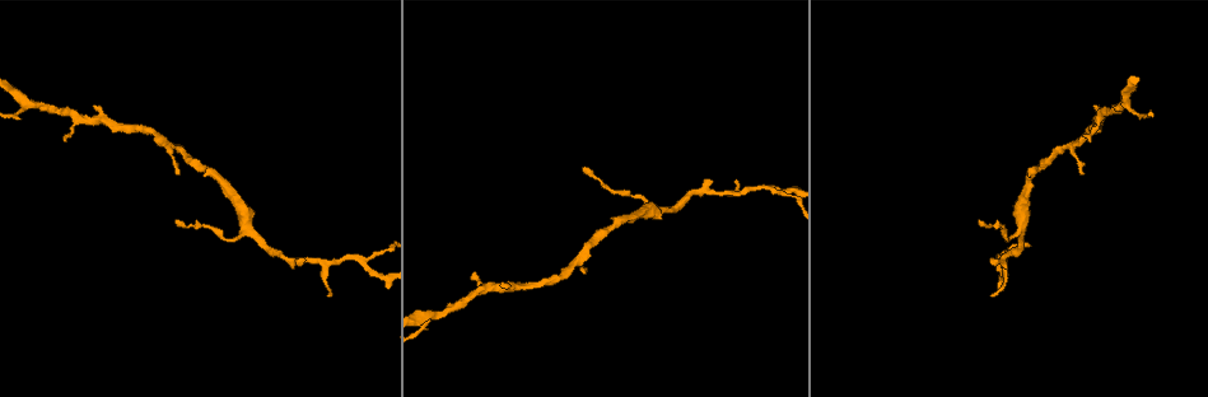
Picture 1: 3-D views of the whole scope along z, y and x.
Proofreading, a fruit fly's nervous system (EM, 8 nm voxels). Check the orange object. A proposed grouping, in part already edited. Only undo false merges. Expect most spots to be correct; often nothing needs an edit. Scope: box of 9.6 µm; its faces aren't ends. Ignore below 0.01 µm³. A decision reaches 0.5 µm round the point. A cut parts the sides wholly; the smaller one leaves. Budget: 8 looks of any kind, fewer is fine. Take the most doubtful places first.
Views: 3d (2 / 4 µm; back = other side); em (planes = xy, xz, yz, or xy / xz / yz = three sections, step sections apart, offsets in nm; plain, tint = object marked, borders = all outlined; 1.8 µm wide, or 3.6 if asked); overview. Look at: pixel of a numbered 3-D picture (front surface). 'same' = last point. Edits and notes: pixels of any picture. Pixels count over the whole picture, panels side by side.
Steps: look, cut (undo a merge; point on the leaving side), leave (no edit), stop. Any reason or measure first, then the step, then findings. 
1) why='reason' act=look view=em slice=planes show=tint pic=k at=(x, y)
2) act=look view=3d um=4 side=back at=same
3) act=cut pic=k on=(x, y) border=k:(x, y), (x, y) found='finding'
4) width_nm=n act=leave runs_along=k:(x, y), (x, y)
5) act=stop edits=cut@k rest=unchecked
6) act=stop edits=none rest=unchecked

why='a fork' act=look view=em um=3.6 slice=xz step=8 show=tint pic=1 at=(1125, 101)

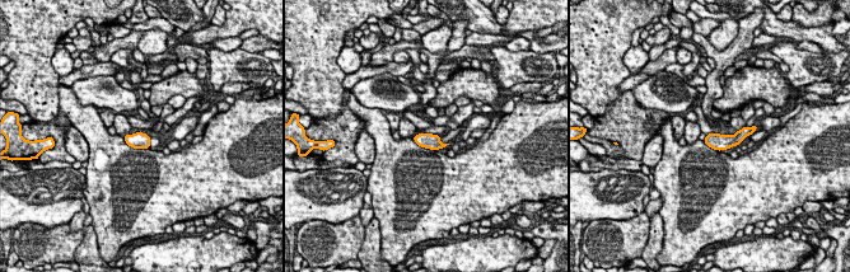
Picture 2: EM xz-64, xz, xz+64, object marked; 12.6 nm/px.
act=leave found='continuous, no second cell'

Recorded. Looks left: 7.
why='three arms meet' act=look view=3d um=4 pic=1 at=(763, 189)

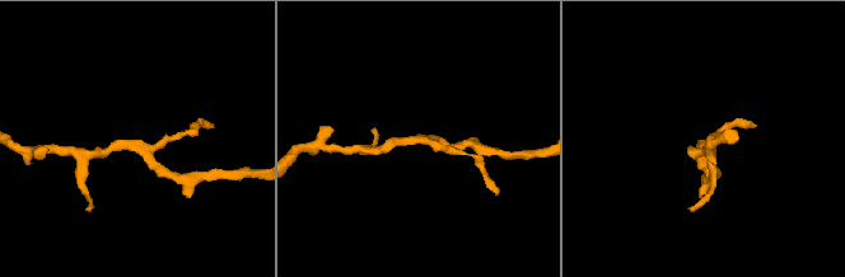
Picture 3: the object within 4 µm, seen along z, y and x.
arms=3 why='need the tissue' act=look view=em slice=yz step=8 show=tint pic=3 at=(701, 144)

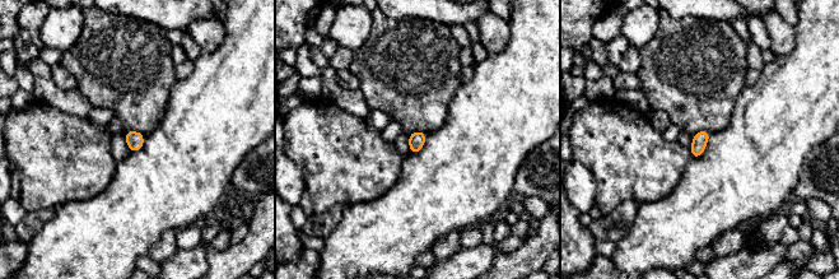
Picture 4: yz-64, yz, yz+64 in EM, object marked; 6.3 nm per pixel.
act=look view=em slice=planes show=borders at=same

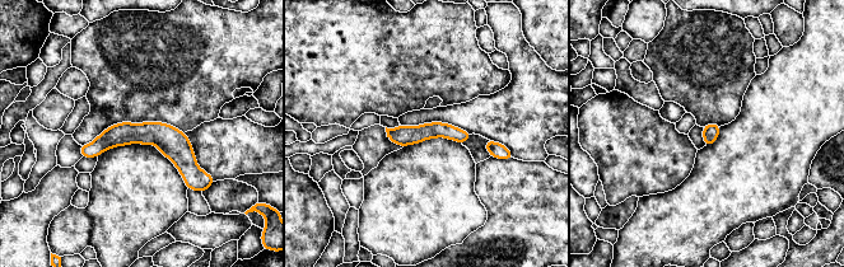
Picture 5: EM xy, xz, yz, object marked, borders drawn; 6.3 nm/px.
act=leave runs_along=5:(83, 148), (158, 135), (200, 181) found='one cell here'

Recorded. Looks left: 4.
why='three arms meet' act=look view=3d um=2 pic=1 at=(248, 224)

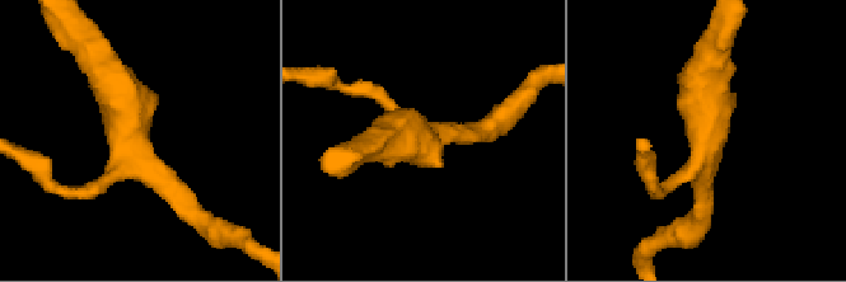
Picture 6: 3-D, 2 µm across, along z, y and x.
why='now the EM' act=look view=em slice=planes show=borders pic=6 at=(128, 144)

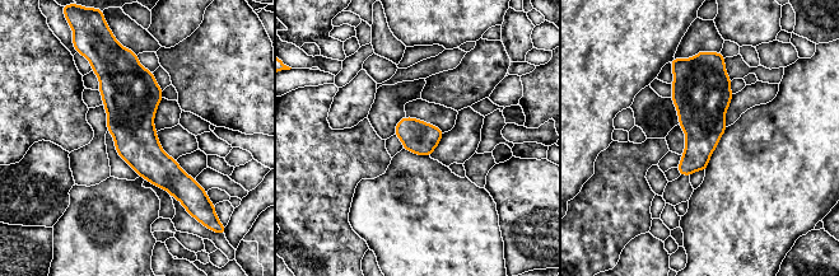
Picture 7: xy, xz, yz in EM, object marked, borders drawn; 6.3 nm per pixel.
arms=3 act=leave runs_along=7:(126, 60), (135, 140), (178, 196) found='continuous, no second cell'

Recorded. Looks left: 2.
act=stop edits=none rest=unchecked

